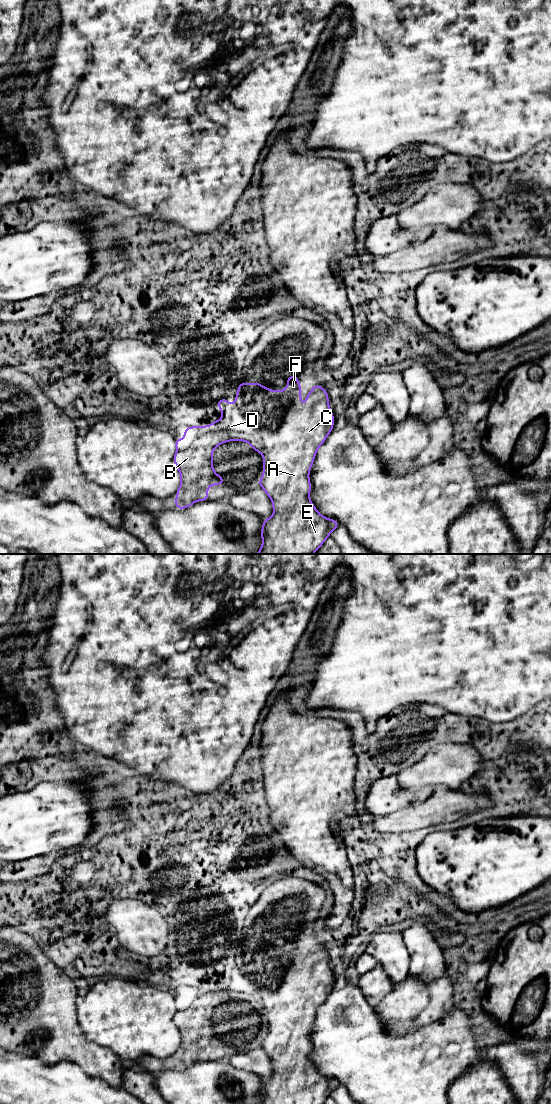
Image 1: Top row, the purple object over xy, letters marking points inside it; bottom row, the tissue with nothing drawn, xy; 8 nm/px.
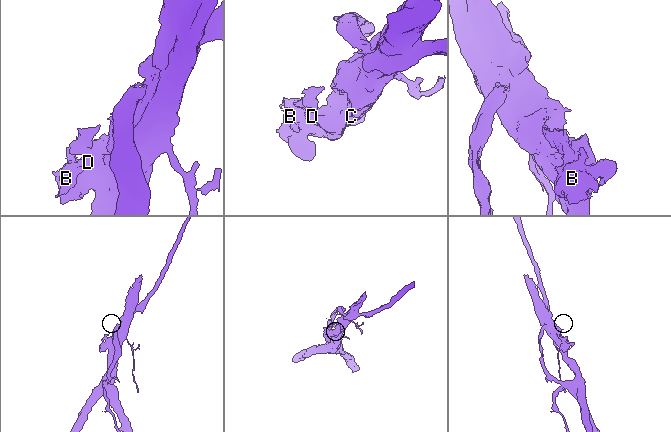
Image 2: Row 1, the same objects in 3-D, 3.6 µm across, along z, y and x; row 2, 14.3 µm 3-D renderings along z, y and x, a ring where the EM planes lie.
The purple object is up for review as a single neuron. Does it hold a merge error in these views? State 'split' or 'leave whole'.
split

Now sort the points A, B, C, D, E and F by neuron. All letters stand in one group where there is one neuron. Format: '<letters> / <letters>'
A C E F / B D

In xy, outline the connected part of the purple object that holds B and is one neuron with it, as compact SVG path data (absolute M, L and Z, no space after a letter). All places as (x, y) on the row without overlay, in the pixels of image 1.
M226 958L219 959L218 968L222 971L222 978L206 986L186 987L184 997L175 1000L176 1013L173 1022L179 1030L181 1043L176 1053L175 1067L185 1069L198 1061L208 1060L208 1050L211 1045L225 1044L223 1037L213 1029L214 1009L229 1001L245 1001L254 1011L262 1014L263 1003L261 997L251 981L239 970L236 963L229 963Z

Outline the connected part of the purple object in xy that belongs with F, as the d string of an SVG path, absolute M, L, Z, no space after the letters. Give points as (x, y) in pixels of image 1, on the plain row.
M298 935L288 936L285 950L271 950L261 943L240 942L237 955L234 957L240 972L255 986L263 1003L263 1034L258 1044L272 1061L273 1075L263 1079L262 1104L323 1104L331 1092L339 1086L338 1081L322 1076L310 1060L310 1029L319 1007L325 1002L334 986L328 952L315 944L306 956L306 964L303 965L298 938Z

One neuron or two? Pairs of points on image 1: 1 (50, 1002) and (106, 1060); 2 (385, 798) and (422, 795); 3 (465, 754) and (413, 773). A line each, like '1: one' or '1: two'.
1: one
2: one
3: one

